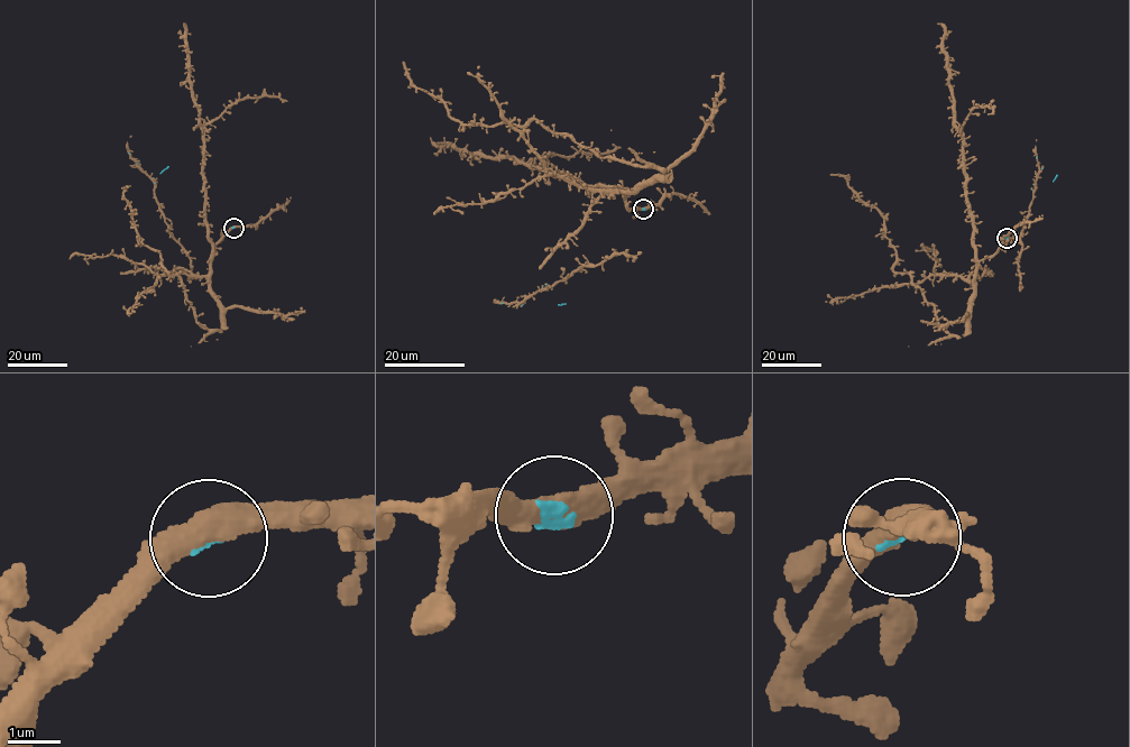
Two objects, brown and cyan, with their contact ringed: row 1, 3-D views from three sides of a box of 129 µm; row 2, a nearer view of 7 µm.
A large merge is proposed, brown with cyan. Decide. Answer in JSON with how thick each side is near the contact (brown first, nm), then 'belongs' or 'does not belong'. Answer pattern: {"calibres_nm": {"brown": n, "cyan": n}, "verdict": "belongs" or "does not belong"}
{"calibres_nm": {"brown": 480, "cyan": 150}, "verdict": "belongs"}

